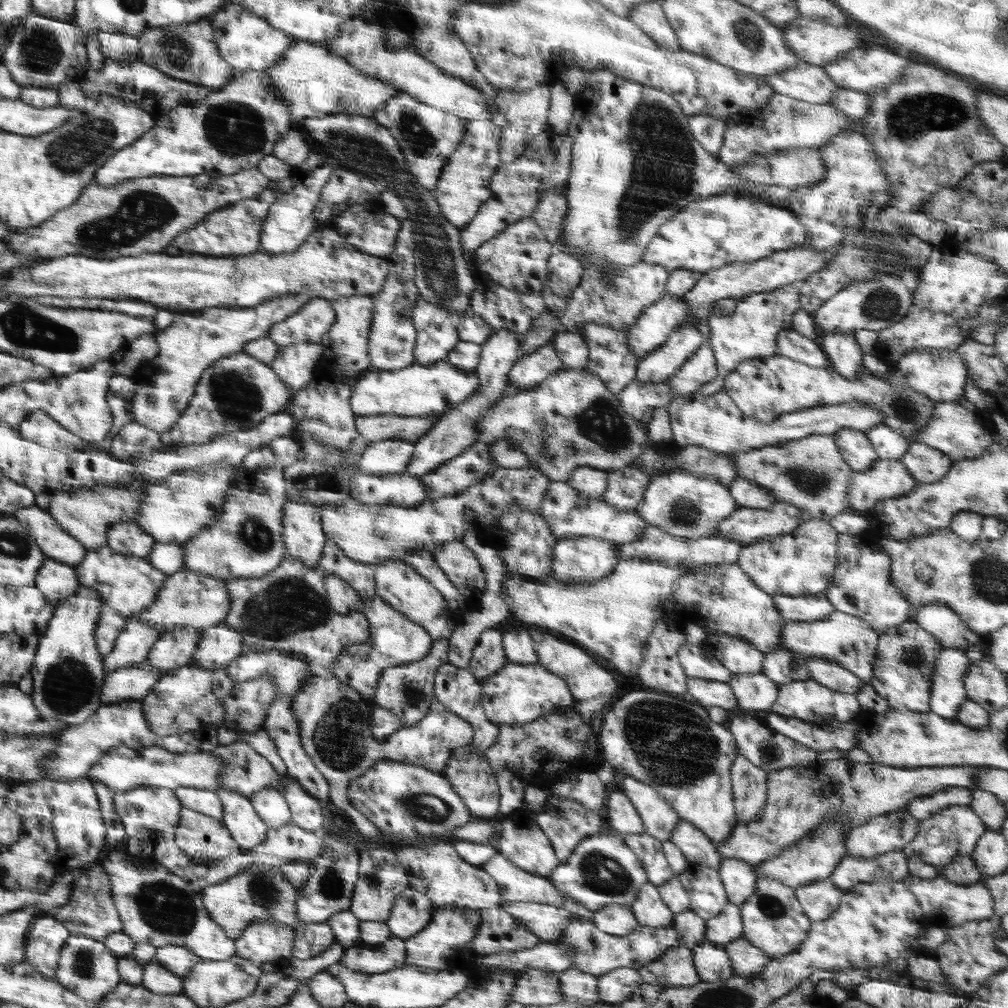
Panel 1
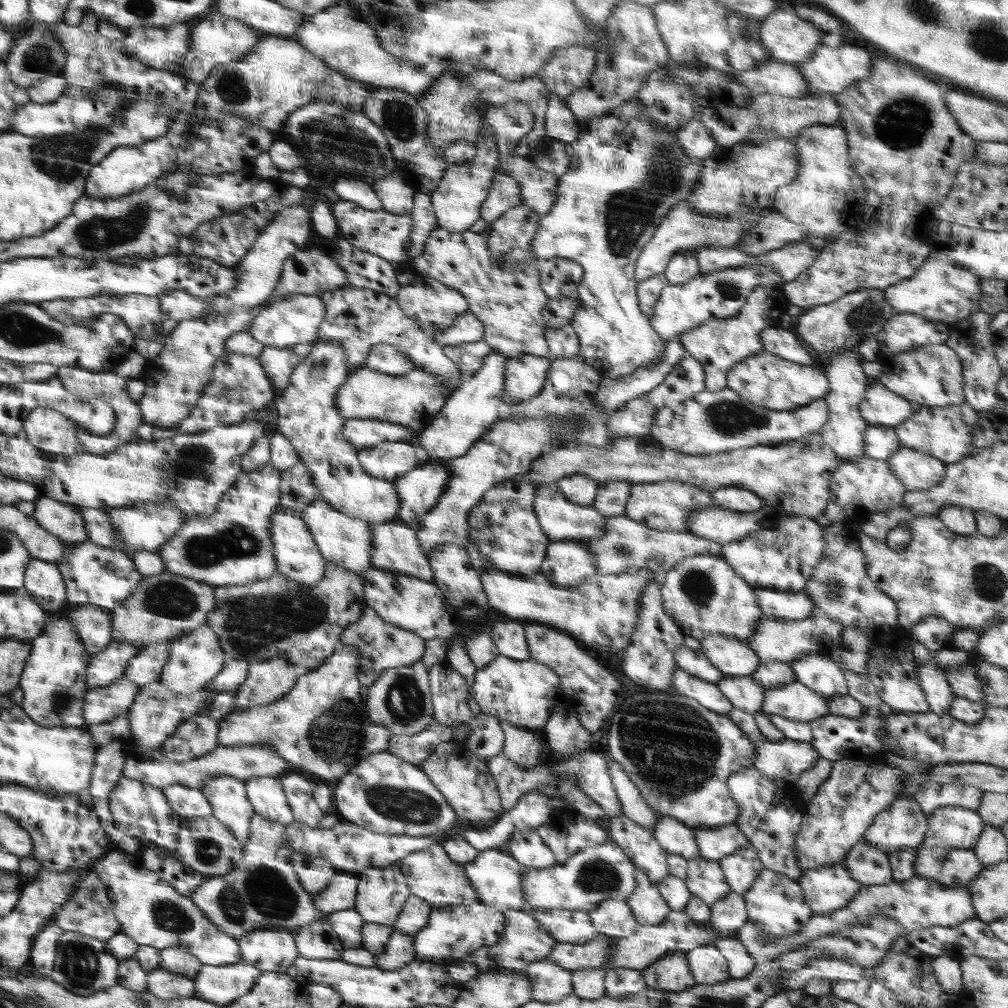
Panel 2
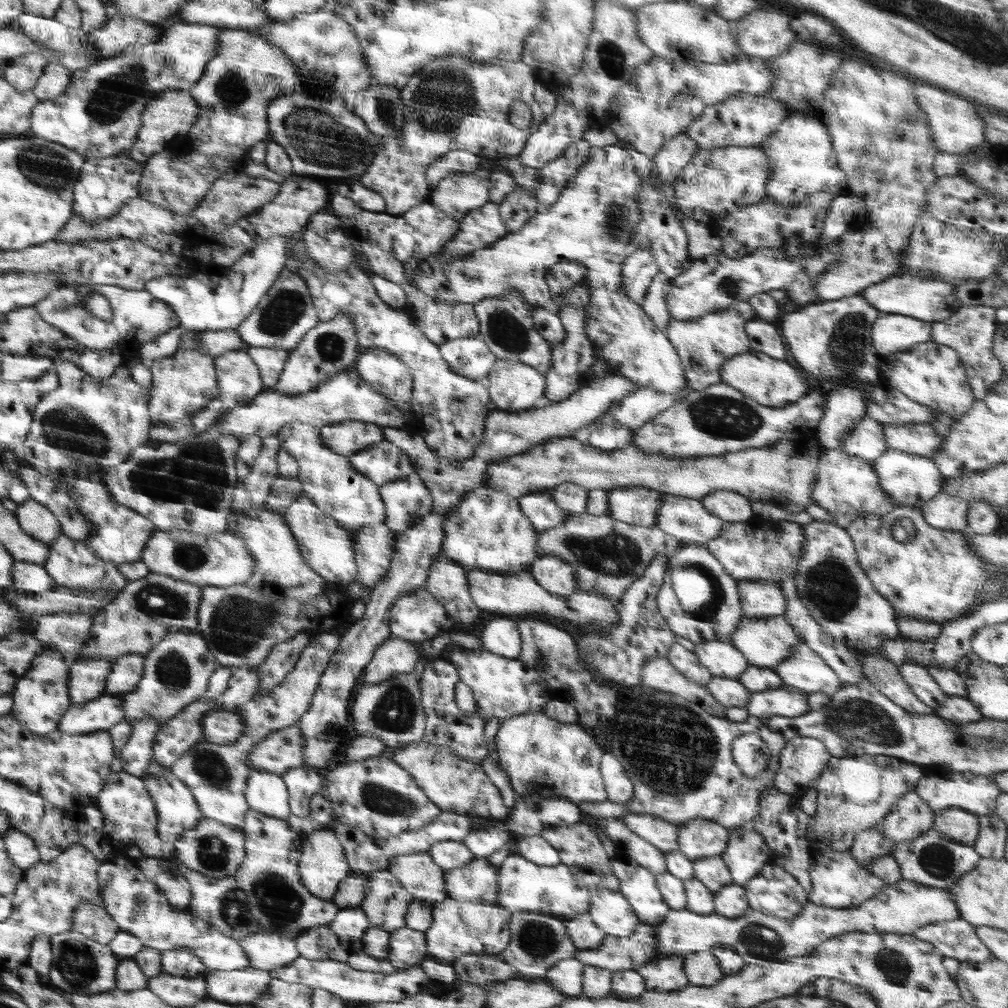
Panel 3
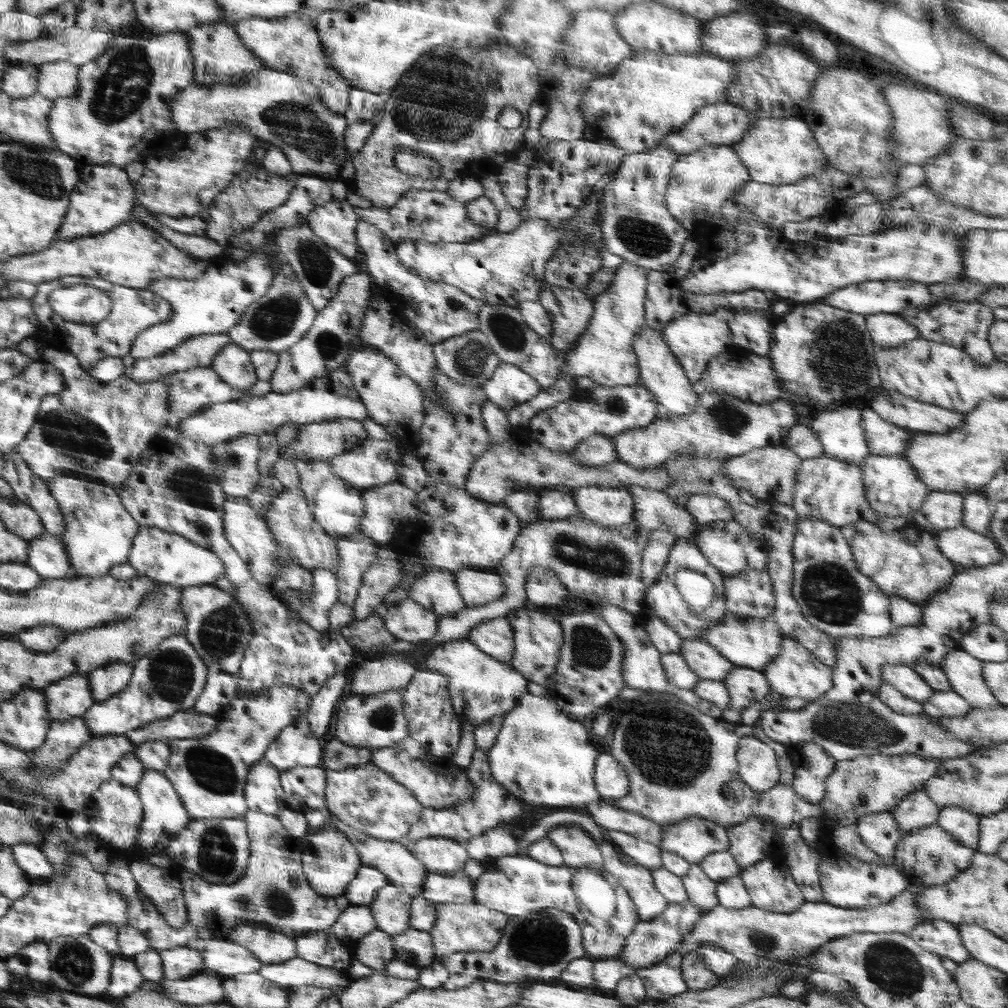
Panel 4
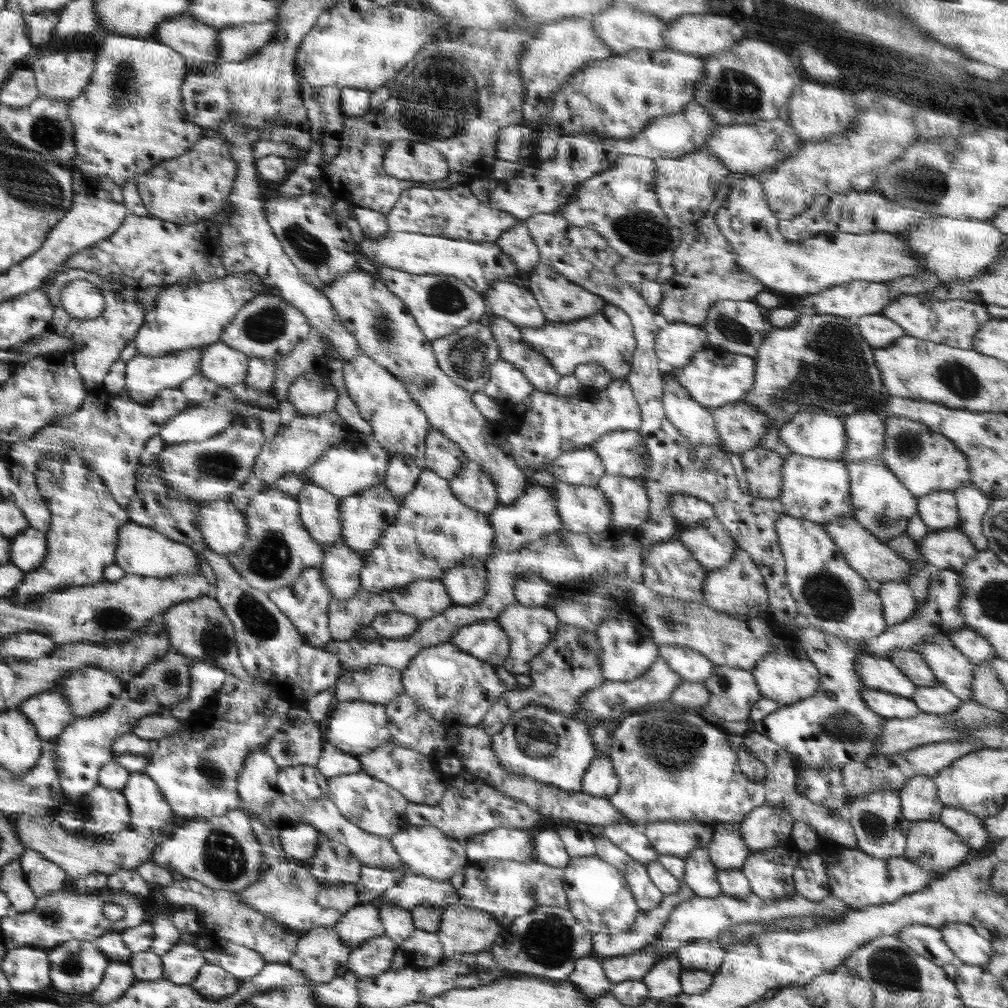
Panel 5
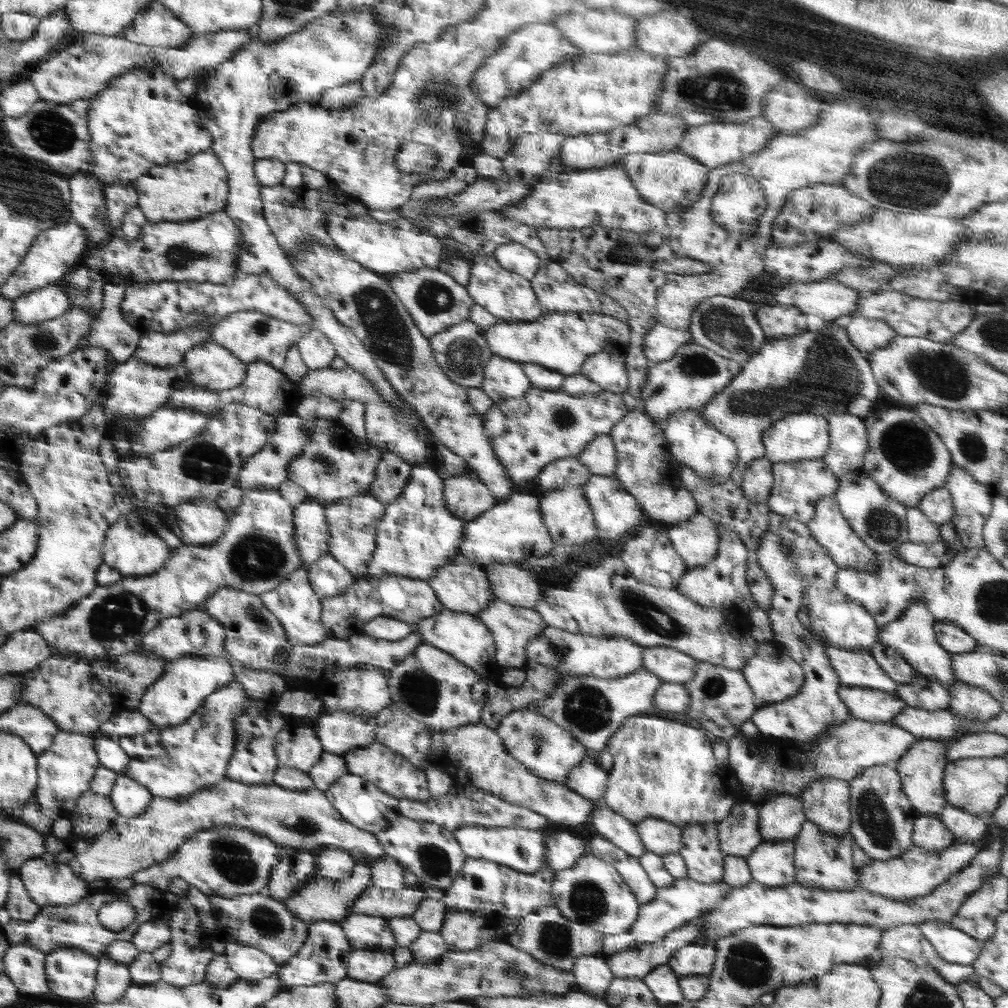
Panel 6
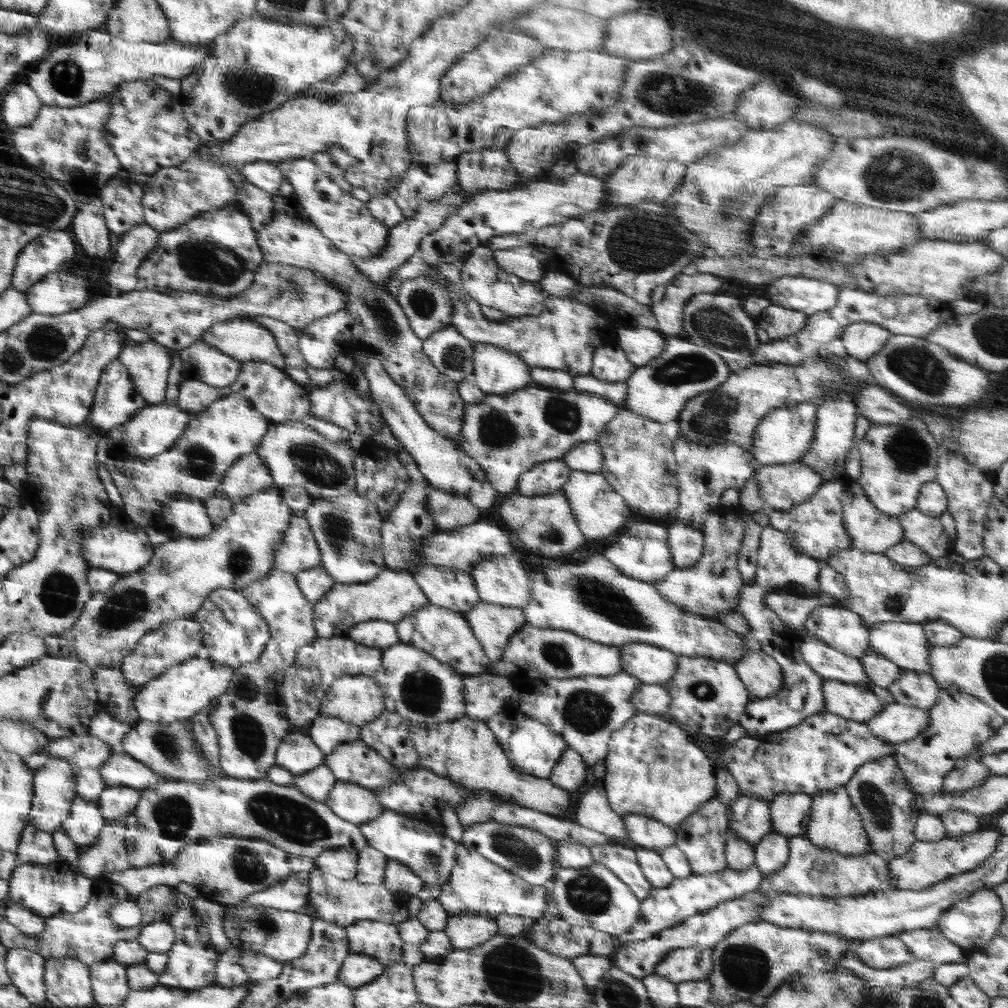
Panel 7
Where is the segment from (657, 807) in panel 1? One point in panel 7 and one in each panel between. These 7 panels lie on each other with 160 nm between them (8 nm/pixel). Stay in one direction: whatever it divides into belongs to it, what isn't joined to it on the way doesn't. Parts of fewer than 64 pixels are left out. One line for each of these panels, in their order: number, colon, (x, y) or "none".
2: (633, 806)
3: (619, 787)
4: (611, 781)
5: (600, 779)
6: (588, 779)
7: (570, 773)

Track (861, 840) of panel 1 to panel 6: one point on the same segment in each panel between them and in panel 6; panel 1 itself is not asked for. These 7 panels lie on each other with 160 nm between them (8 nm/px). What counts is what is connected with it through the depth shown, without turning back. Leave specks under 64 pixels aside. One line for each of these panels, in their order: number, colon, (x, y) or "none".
2: (903, 824)
3: (911, 817)
4: (916, 810)
5: (920, 801)
6: (921, 768)

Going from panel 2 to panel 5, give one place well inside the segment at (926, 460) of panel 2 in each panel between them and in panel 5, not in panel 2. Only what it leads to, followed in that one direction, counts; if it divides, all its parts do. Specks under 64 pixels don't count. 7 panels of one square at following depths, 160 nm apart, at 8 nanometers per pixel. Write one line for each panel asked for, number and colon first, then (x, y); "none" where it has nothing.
3: (911, 480)
4: (893, 488)
5: (881, 503)

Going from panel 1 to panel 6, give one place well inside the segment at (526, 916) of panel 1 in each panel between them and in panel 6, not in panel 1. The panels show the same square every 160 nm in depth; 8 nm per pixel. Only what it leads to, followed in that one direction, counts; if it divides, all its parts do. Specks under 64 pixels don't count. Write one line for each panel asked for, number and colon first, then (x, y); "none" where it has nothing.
2: (565, 926)
3: (584, 934)
4: (597, 944)
5: (646, 928)
6: (674, 906)

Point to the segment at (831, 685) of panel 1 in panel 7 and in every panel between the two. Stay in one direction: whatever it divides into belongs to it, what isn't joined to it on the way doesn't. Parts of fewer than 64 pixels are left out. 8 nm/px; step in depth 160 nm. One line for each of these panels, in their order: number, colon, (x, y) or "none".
2: (821, 674)
3: (805, 670)
4: (795, 671)
5: (785, 674)
6: (773, 676)
7: (762, 676)

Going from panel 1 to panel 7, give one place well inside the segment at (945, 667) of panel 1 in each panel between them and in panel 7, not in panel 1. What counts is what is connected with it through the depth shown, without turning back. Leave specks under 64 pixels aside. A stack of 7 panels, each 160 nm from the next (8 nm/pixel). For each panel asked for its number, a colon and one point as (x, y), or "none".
2: (932, 678)
3: (916, 676)
4: (902, 677)
5: (878, 672)
6: (854, 668)
7: (829, 663)

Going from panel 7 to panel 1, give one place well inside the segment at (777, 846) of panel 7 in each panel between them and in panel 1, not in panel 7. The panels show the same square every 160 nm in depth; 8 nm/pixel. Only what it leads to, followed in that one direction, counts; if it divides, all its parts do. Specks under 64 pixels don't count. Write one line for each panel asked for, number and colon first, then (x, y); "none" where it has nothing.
1: (774, 922)
2: (775, 904)
3: (775, 893)
4: (771, 887)
5: (769, 872)
6: (771, 863)

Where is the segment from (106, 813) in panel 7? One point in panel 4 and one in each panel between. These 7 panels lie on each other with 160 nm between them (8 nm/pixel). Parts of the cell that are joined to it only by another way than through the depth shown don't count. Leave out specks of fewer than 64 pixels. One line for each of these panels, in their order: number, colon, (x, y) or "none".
4: (164, 815)
5: (151, 816)
6: (130, 799)

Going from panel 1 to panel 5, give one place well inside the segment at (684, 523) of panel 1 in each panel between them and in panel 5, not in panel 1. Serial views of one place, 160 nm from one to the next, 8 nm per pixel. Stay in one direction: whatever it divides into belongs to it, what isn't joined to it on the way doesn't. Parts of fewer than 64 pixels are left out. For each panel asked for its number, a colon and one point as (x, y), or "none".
2: (664, 506)
3: (639, 506)
4: (608, 506)
5: (582, 509)

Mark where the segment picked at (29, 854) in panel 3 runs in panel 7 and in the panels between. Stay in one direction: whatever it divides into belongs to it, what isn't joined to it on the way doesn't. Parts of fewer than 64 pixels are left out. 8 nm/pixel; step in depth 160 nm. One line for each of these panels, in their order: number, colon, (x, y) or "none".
4: (32, 860)
5: (45, 877)
6: (49, 882)
7: (52, 889)

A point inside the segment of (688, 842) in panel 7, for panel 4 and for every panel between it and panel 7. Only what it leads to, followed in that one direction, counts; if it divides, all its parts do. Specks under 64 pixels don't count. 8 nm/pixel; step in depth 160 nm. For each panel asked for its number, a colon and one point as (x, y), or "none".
4: (701, 892)
5: (700, 876)
6: (704, 859)

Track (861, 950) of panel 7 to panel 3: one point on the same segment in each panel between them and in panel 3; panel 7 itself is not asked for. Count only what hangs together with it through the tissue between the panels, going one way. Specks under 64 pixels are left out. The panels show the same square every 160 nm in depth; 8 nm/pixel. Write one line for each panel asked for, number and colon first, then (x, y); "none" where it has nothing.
3: (956, 938)
4: (939, 937)
5: (926, 941)
6: (906, 941)

